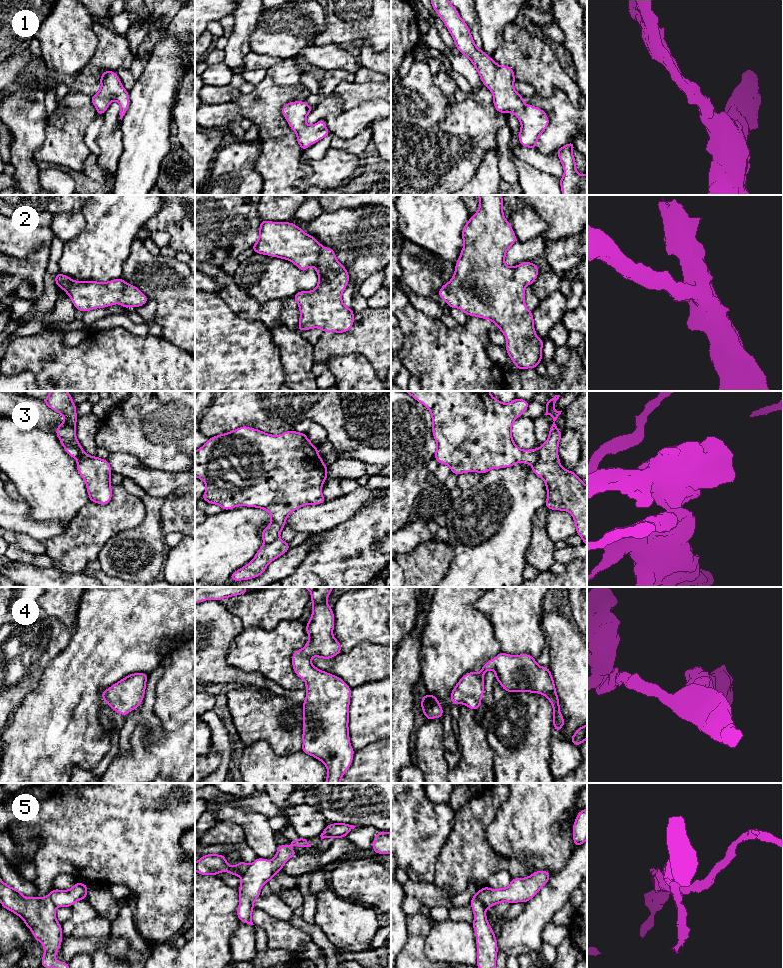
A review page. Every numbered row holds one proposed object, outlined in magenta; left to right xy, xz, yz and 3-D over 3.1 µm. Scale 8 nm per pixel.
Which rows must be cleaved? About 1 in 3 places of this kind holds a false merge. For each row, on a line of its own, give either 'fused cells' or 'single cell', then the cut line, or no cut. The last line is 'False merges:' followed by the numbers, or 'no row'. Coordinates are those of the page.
1: single cell | no cut
2: single cell | no cut
3: fused cells | xy (63, 445), (76, 447), (79, 450), (80, 456)
4: single cell | no cut
5: fused cells | yz (474, 895), (487, 908)
False merges: 3, 5

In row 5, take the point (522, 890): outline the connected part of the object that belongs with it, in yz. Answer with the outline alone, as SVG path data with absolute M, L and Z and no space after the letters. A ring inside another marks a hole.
M540 870L525 878L512 878L507 888L498 888L496 890L485 886L475 893L475 897L479 899L487 908L497 905L501 902L526 903L531 900L542 887L544 887L551 874L548 871Z

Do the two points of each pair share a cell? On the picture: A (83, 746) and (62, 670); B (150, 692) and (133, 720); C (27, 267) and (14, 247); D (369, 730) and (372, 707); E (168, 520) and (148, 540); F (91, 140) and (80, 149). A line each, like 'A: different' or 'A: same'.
A: same
B: same
C: different
D: same
E: different
F: different

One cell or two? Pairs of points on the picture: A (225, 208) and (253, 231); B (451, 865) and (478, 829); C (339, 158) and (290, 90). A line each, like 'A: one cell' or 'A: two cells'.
A: one cell
B: one cell
C: two cells

